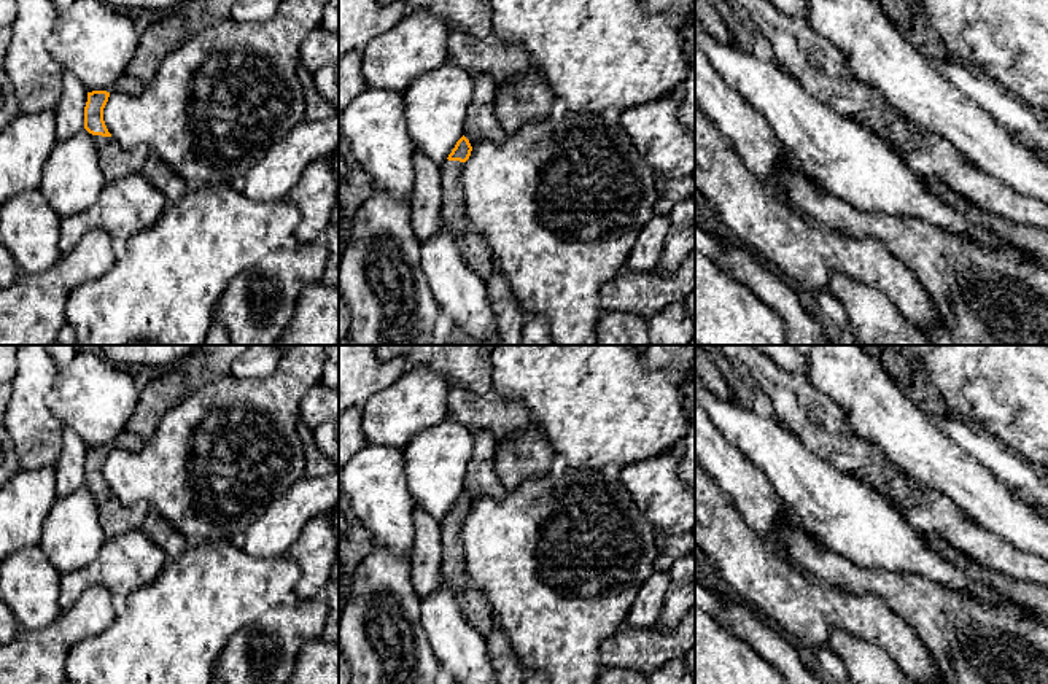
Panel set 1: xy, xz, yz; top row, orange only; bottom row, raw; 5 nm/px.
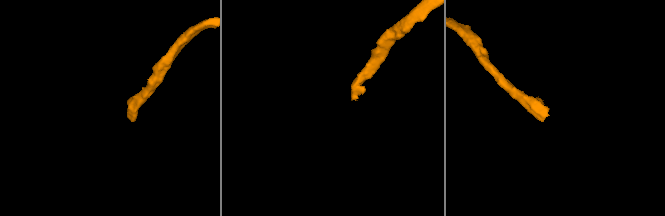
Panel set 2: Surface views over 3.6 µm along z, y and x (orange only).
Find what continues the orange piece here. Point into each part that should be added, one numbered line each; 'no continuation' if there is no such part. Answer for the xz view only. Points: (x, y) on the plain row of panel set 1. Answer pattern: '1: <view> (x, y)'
1: xz (454, 571)

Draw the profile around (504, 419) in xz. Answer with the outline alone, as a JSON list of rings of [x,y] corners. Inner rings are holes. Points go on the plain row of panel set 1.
[[[455,385],[447,394],[447,418],[472,433],[490,431],[499,447],[503,441],[512,441],[528,426],[530,410],[520,401],[483,396]]]

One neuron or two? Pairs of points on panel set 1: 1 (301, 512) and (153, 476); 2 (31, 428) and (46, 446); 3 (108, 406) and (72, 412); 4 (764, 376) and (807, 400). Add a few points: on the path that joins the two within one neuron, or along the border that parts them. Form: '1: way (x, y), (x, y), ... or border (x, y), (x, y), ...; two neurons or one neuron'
1: border (298, 479), (245, 532); two neurons
2: way (35, 433), (42, 441); one neuron
3: way (99, 406), (81, 406); one neuron
4: way (775, 380), (795, 400); one neuron

